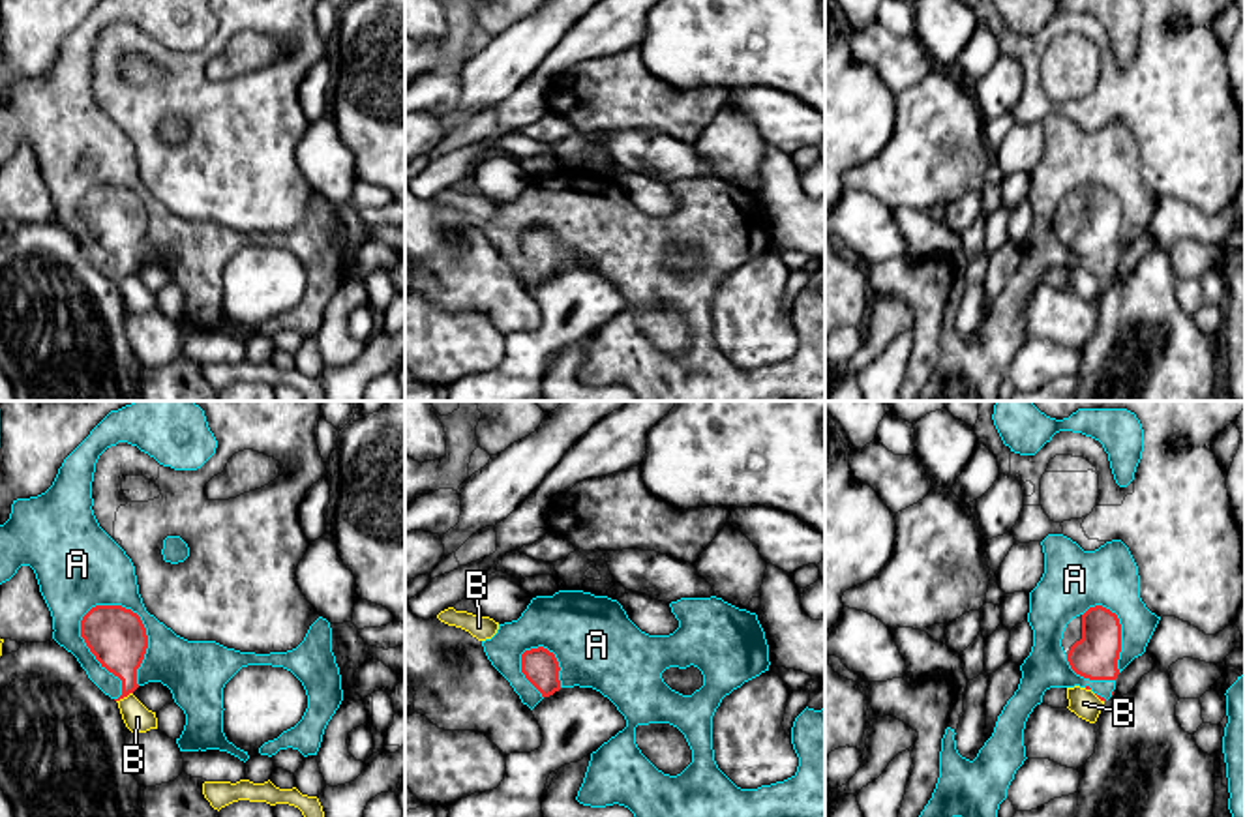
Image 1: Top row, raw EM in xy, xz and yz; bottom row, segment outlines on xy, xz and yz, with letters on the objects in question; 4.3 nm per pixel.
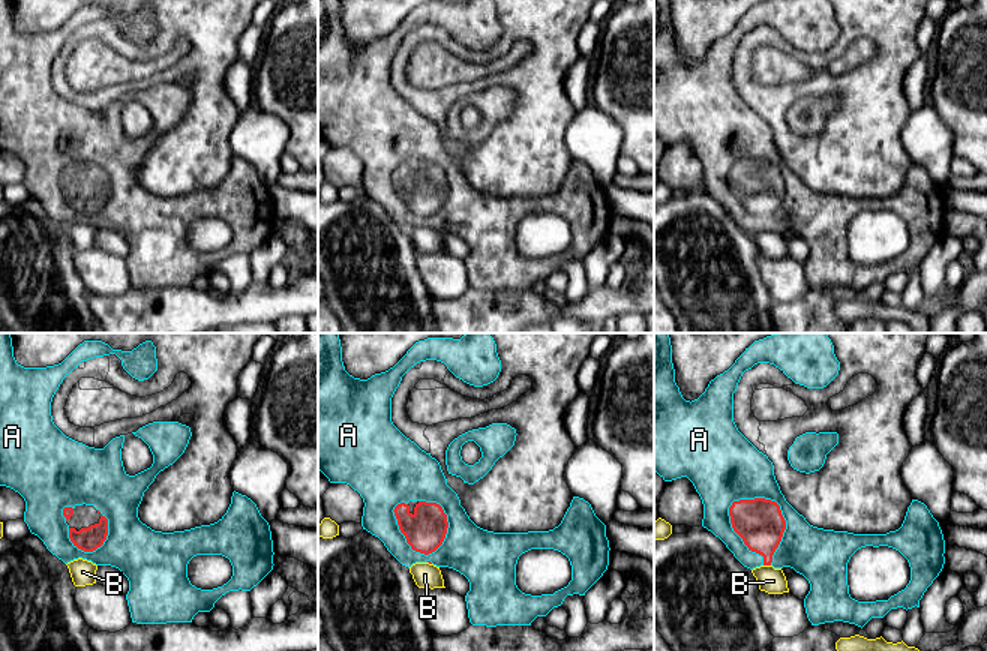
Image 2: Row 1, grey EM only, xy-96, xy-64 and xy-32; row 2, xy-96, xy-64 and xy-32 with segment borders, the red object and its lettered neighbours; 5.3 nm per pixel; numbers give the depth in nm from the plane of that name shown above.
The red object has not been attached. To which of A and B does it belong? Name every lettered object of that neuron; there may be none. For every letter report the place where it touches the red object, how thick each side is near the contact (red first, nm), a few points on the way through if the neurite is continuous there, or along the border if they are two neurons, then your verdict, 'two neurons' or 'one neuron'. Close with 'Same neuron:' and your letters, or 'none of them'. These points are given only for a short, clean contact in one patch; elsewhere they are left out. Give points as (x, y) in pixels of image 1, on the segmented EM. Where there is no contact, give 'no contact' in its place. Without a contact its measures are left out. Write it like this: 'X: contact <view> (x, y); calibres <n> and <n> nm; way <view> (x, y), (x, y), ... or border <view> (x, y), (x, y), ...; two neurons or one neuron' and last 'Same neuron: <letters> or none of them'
A: contact xy (90, 651); calibres 260 and 200 nm; one neuron
B: contact xy (124, 696); calibres 240 and 120 nm; border xy (132, 692), (117, 701); two neurons
Same neuron: A

